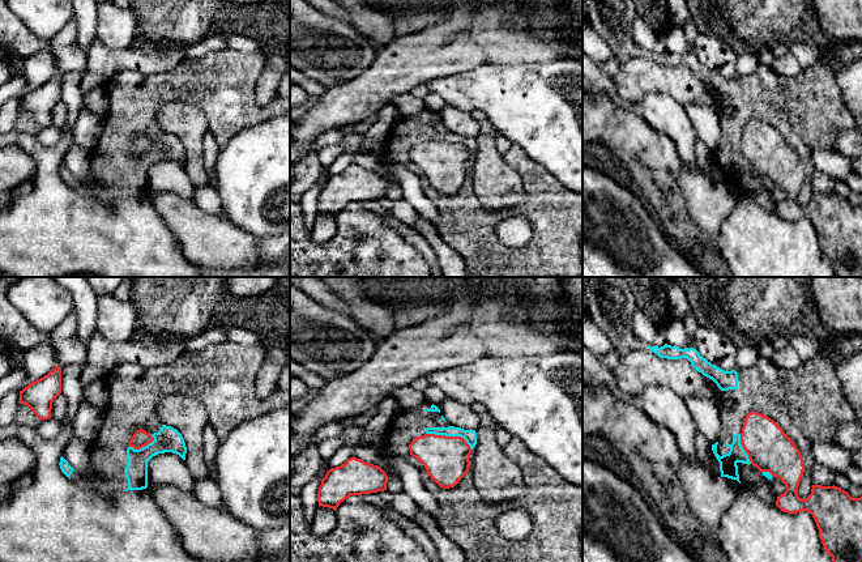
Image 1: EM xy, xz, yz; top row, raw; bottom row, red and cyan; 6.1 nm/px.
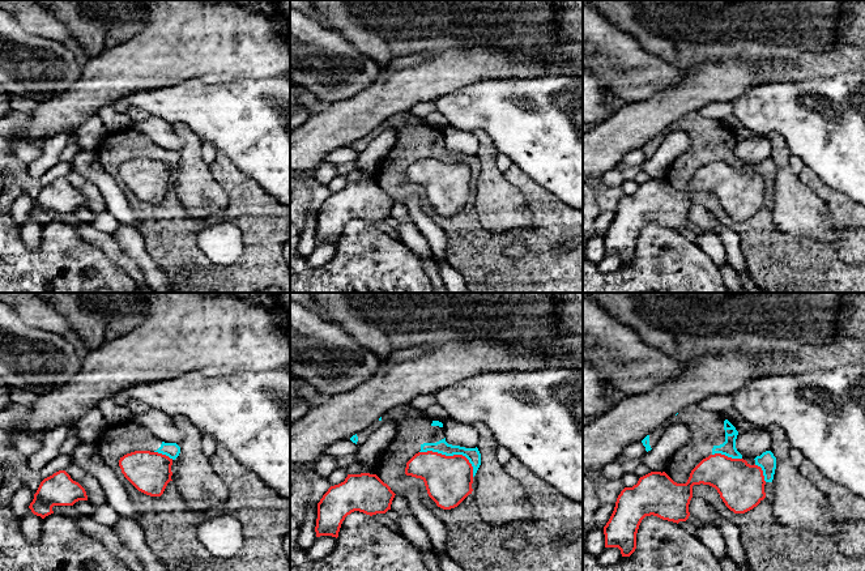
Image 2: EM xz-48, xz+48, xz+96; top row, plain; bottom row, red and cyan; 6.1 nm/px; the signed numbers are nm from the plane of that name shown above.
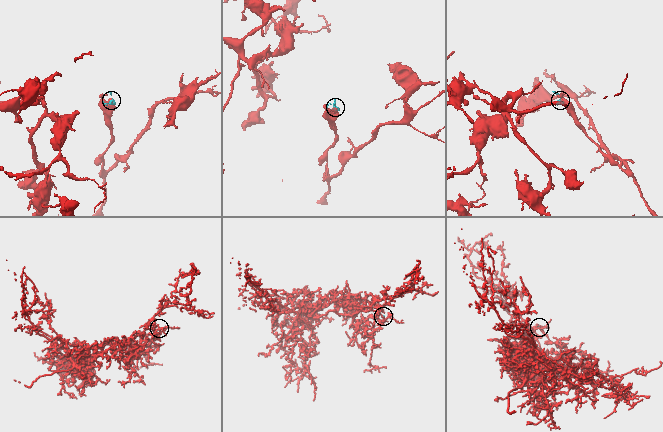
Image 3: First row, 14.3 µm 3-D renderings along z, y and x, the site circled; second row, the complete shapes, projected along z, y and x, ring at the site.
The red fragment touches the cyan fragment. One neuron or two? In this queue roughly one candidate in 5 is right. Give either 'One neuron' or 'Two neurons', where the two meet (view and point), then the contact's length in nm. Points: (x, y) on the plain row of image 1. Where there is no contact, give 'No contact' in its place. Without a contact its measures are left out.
Two neurons. Touches red at xz (449, 144). Shared border 300 nm

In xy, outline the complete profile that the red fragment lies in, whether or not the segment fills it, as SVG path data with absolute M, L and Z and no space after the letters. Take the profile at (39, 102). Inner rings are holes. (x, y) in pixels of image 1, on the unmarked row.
M56 73L47 82L20 98L20 111L27 112L39 127L48 127L52 110L60 101L61 77Z

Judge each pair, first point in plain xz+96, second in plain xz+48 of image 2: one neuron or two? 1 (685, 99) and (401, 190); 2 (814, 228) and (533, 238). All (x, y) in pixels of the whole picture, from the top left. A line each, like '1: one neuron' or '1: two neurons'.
1: two neurons
2: two neurons

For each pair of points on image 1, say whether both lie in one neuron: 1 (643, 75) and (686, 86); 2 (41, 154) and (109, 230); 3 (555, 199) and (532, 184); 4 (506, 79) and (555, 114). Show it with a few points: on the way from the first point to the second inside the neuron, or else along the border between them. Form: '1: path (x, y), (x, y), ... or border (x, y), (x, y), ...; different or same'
1: path (653, 77), (675, 81); same
2: path (48, 175), (48, 179), (88, 218); same
3: path (550, 194), (537, 190); same
4: path (517, 90), (530, 103), (543, 109); same

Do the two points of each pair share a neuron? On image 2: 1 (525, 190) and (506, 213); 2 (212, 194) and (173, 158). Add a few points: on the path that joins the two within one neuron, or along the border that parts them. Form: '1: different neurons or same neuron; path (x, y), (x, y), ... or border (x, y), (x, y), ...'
1: different neurons; border (503, 174), (523, 195), (533, 222)
2: different neurons; border (177, 150), (179, 161), (173, 167)

